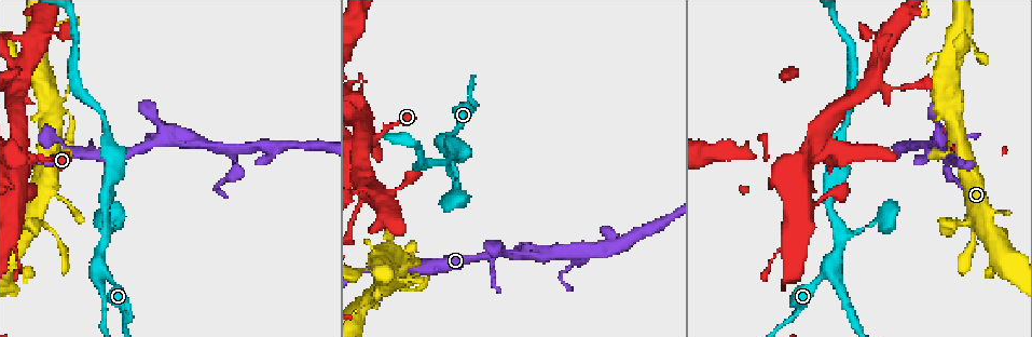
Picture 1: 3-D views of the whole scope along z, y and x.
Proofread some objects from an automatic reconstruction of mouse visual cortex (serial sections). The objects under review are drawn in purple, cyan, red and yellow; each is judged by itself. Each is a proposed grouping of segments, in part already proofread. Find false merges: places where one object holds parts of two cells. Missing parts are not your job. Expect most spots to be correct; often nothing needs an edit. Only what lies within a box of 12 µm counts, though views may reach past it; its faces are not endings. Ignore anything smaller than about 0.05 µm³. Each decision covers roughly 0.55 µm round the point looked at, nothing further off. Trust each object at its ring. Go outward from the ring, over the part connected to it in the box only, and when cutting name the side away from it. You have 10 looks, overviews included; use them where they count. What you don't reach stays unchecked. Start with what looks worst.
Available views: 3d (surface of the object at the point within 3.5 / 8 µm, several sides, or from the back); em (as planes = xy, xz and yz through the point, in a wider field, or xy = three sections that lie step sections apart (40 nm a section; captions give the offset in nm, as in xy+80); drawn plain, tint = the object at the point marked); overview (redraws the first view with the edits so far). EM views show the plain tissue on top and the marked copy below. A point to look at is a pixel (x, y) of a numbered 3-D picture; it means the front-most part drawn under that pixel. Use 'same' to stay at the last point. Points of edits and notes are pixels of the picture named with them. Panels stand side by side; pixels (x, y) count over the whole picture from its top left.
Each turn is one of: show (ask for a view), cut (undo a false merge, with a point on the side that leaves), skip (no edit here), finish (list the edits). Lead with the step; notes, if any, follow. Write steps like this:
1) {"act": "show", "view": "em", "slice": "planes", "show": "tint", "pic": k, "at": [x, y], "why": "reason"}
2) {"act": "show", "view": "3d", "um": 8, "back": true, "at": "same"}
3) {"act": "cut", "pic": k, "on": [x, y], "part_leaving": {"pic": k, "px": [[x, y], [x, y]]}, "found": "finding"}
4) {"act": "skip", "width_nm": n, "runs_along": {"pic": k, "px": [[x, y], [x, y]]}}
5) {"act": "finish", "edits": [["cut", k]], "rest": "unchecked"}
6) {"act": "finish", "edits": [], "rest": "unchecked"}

{"act": "show", "view": "3d", "um": 8, "pic": 1, "at": [163, 141], "why": "arms part here"}

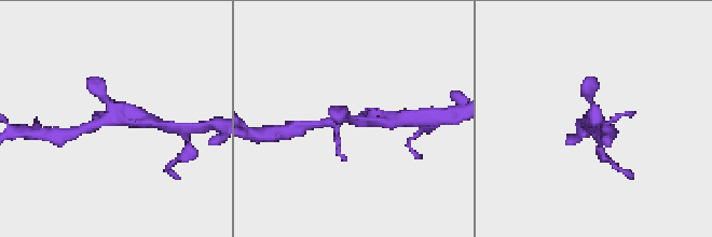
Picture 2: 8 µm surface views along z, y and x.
{"act": "show", "view": "3d", "um": 3.5, "pic": 2, "at": [110, 118]}

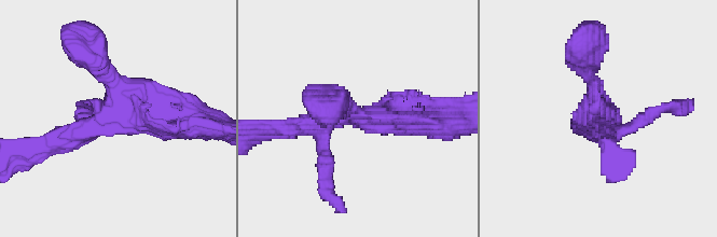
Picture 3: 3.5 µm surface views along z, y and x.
{"act": "show", "view": "em", "slice": "xy", "step": 3, "show": "tint", "pic": 3, "at": [597, 118]}

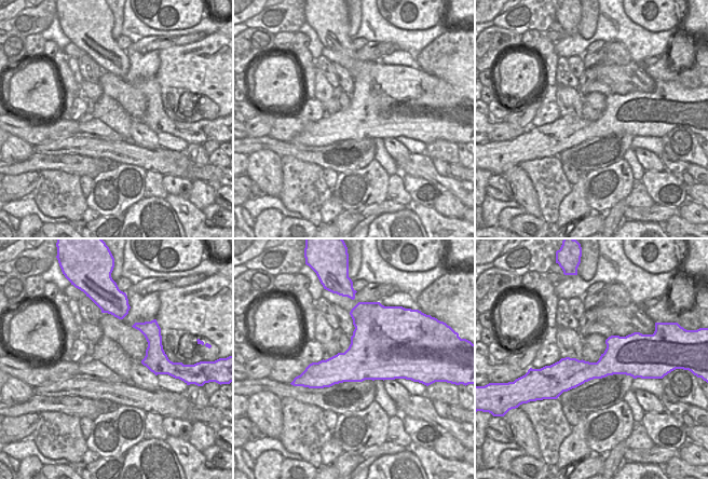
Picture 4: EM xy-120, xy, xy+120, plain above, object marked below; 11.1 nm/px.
{"act": "skip", "runs_along": {"pic": 3, "px": [[53, 141], [125, 115], [192, 119]]}, "found": "continuous, no second cell"}

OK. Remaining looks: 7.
{"act": "show", "view": "3d", "um": 3.5, "pic": 1, "at": [26, 150], "why": "sharp bend"}

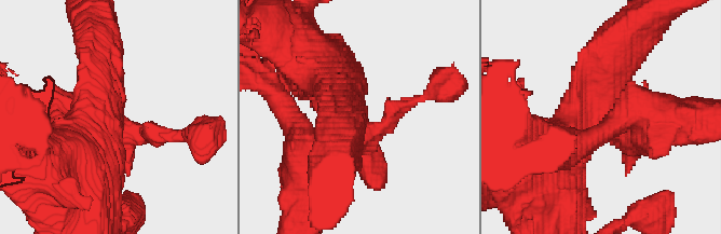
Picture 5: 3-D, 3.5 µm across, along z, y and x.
{"act": "show", "view": "em", "slice": "xy", "step": 2, "show": "tint", "at": "same", "why": "shape alone is not enough"}

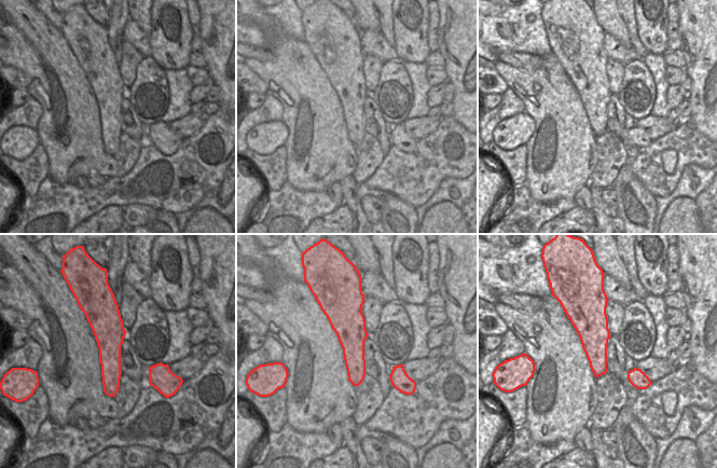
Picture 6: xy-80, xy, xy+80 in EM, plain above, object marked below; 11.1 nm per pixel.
{"act": "cut", "pic": 5, "on": [112, 106], "found": "two cells meet here"}

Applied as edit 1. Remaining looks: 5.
{"act": "show", "view": "3d", "um": 3.5, "pic": 1, "at": [959, 66], "why": "sharp bend"}

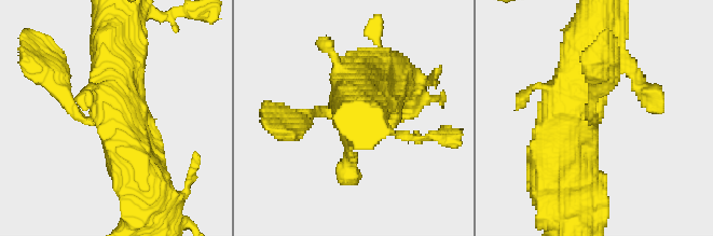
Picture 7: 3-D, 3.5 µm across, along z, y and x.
{"act": "show", "view": "em", "slice": "xy", "step": 5, "show": "tint", "pic": 7, "at": [592, 118], "why": "now the EM"}

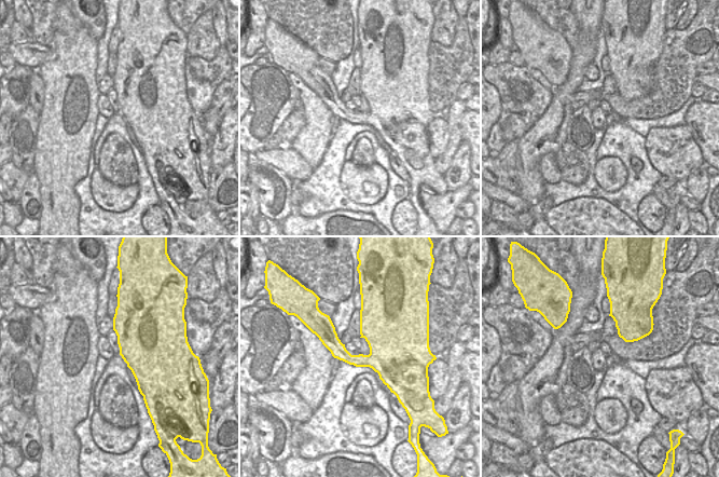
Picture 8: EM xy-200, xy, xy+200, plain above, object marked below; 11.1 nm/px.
{"act": "skip", "runs_along": {"pic": 7, "px": [[553, 168], [597, 39]]}, "found": "one cell here"}

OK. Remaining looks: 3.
{"act": "show", "view": "3d", "um": 3.5, "back": true, "pic": 1, "at": [103, 267], "why": "abrupt turn"}

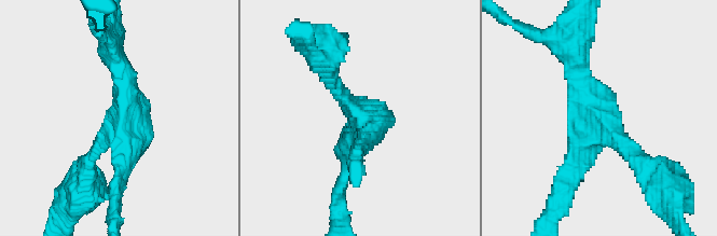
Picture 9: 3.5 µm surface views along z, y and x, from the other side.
{"act": "show", "view": "em", "slice": "xy", "step": 3, "show": "tint", "pic": 9, "at": [608, 120], "arms": 3, "arm_widths_nm": [200, 250, 350], "why": "need the tissue"}

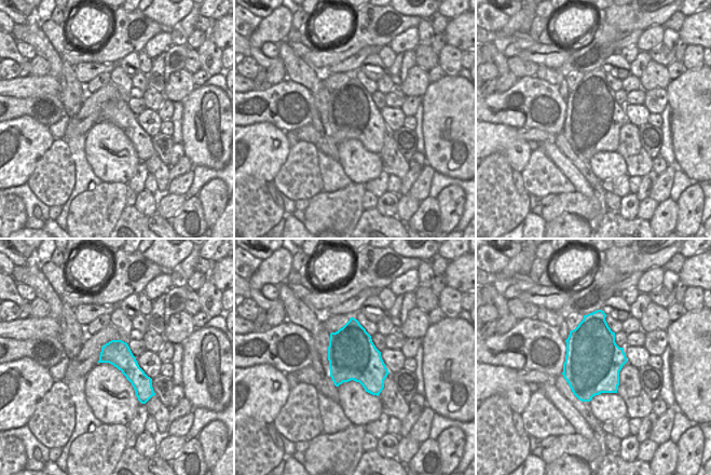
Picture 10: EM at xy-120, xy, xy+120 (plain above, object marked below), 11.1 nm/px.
{"act": "skip", "width_nm": 550, "runs_along": {"pic": 9, "px": [[648, 170], [587, 97], [576, 60]]}, "found": "one cell here"}

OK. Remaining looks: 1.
{"act": "finish", "edits": [["cut", 5]], "rest": "unchecked"}

